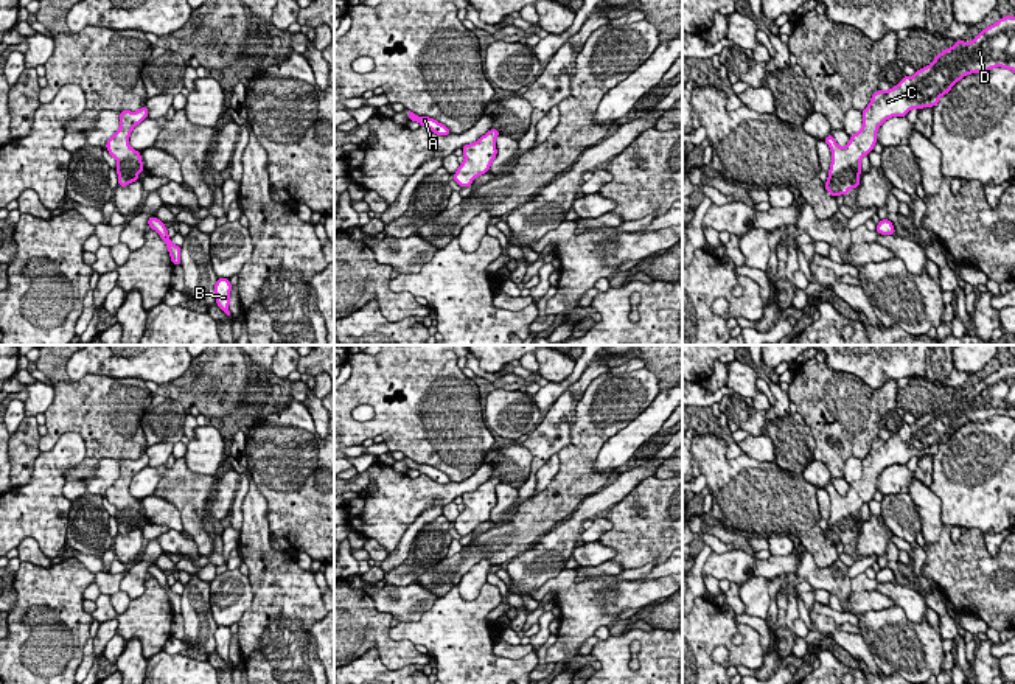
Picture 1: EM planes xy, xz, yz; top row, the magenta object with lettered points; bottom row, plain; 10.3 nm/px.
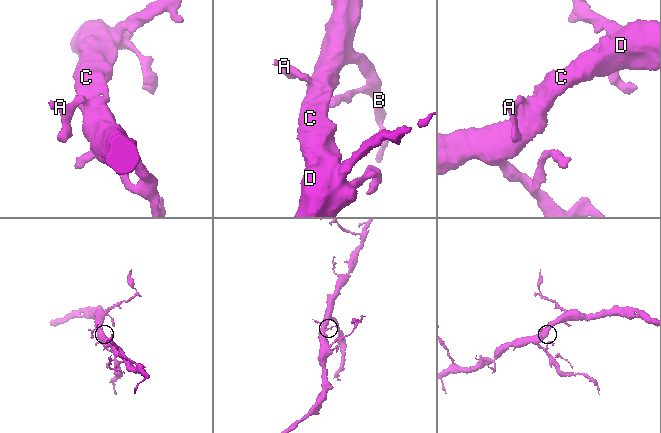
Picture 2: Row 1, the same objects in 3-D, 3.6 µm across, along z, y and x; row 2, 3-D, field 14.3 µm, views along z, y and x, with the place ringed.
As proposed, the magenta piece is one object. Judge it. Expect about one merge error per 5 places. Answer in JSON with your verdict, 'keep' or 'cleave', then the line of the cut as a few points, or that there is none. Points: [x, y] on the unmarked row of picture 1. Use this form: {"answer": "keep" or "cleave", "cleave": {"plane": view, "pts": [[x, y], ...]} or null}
{"answer": "keep", "cleave": null}

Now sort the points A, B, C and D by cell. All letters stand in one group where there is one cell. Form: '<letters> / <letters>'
A B C D

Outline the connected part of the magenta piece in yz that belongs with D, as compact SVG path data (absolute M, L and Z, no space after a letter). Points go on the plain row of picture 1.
M1001 365L993 373L979 379L970 392L957 387L953 395L939 401L933 410L914 424L903 428L891 438L872 441L869 454L861 460L863 476L841 496L833 483L824 490L830 494L832 511L827 521L828 529L824 536L836 546L846 544L850 536L858 536L861 507L867 504L877 491L877 479L891 465L906 465L911 457L934 455L942 443L970 421L984 423L1001 415L1015 421L1015 365Z

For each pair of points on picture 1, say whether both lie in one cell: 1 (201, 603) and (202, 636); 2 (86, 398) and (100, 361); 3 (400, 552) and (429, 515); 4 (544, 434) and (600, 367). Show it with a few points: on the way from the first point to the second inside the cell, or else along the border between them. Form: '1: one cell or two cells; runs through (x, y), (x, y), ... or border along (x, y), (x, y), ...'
1: one cell; runs through (201, 611), (201, 628)
2: two cells; border along (64, 367), (73, 380), (86, 375), (131, 378)
3: one cell; runs through (404, 543), (420, 523)
4: one cell; runs through (560, 417), (569, 398), (583, 383)

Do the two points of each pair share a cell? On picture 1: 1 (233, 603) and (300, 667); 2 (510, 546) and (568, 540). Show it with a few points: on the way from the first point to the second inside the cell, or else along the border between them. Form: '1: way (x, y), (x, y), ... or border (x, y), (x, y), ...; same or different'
1: border (249, 577), (252, 589), (251, 607), (237, 622); different
2: border (565, 521), (554, 526), (529, 549), (505, 565); different

